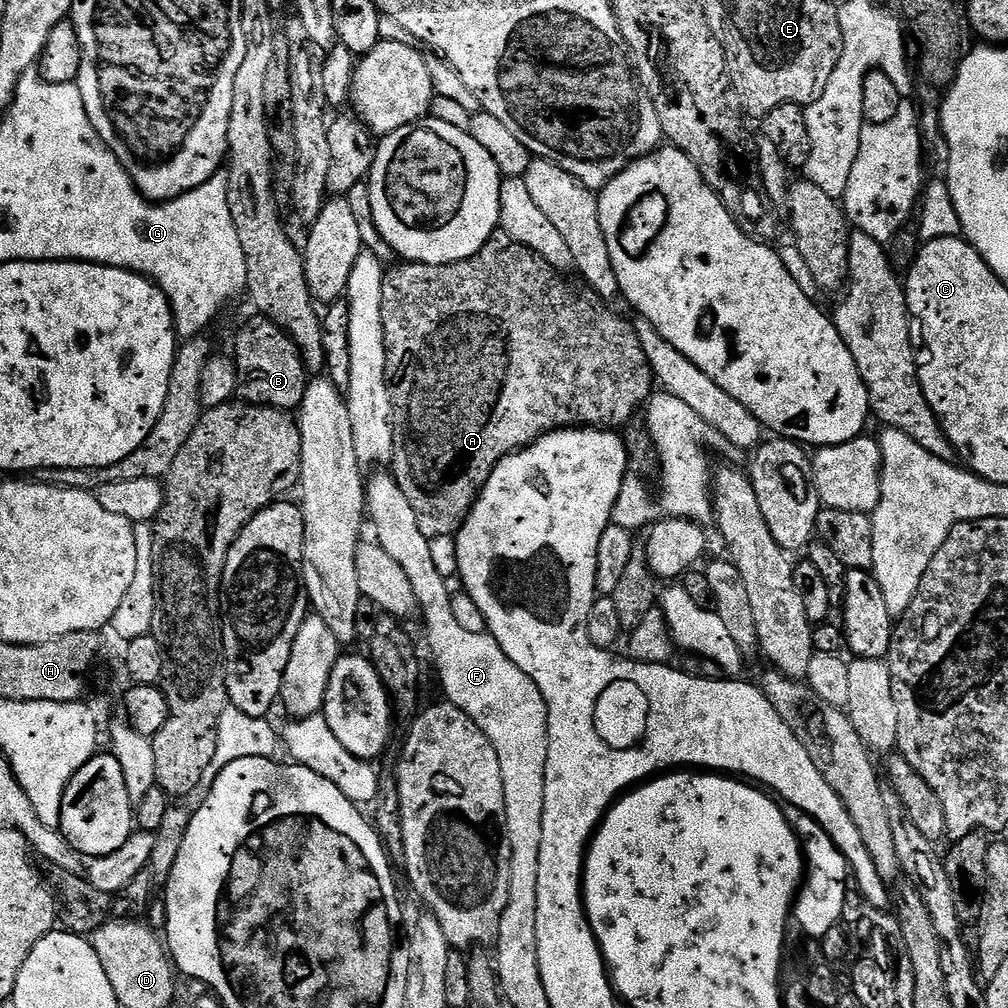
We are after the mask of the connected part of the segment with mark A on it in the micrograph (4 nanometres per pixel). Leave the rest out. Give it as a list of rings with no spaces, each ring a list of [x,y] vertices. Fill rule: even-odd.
[[[500,234],[500,235],[497,235],[497,236],[496,236],[496,237],[495,237],[495,238],[493,238],[493,239],[490,239],[490,240],[488,240],[488,241],[487,241],[487,242],[486,242],[486,246],[482,246],[482,250],[478,250],[478,254],[474,254],[474,255],[473,255],[473,256],[471,256],[471,257],[470,257],[470,259],[469,259],[469,260],[462,260],[462,261],[460,261],[460,263],[459,263],[459,264],[454,264],[454,265],[451,265],[451,264],[418,264],[418,263],[415,263],[415,262],[404,262],[404,263],[401,263],[401,265],[402,265],[402,266],[401,266],[401,268],[396,268],[396,267],[397,267],[397,266],[392,266],[392,267],[389,267],[389,268],[388,268],[388,269],[387,269],[387,272],[386,272],[386,275],[385,275],[385,277],[384,277],[384,285],[383,285],[383,286],[382,286],[382,322],[383,322],[383,323],[384,323],[384,341],[385,341],[385,342],[386,342],[386,382],[387,382],[387,383],[388,383],[388,393],[389,393],[389,394],[390,394],[390,402],[391,402],[391,403],[392,403],[392,429],[393,429],[393,430],[394,430],[394,434],[395,434],[395,435],[396,435],[396,436],[397,436],[397,437],[398,437],[398,438],[401,438],[401,440],[400,440],[400,441],[397,441],[397,444],[396,444],[396,452],[397,452],[397,453],[399,453],[399,455],[401,455],[401,454],[402,454],[402,455],[404,455],[404,461],[402,461],[402,462],[401,462],[401,464],[400,464],[400,465],[398,465],[398,464],[399,464],[399,463],[397,463],[397,464],[396,464],[396,465],[395,465],[395,468],[396,468],[396,467],[397,467],[397,468],[396,468],[396,469],[395,469],[395,468],[394,468],[394,475],[395,475],[395,477],[396,477],[396,480],[397,480],[397,481],[398,481],[398,482],[399,482],[399,483],[400,483],[400,489],[401,489],[401,490],[402,490],[402,494],[406,494],[406,498],[407,498],[407,499],[408,499],[408,501],[409,501],[409,502],[410,502],[410,506],[414,506],[414,514],[415,514],[415,515],[416,515],[416,517],[417,517],[417,518],[418,518],[418,530],[422,530],[422,534],[423,534],[423,535],[424,535],[424,536],[425,536],[425,538],[426,538],[426,539],[427,539],[427,540],[429,540],[429,541],[430,541],[430,540],[433,540],[433,539],[434,539],[434,538],[442,538],[442,537],[443,537],[443,536],[450,536],[450,537],[455,537],[455,535],[456,535],[456,533],[457,533],[457,532],[459,532],[459,531],[460,531],[460,526],[461,526],[461,523],[462,523],[462,522],[463,522],[463,521],[464,521],[464,519],[466,519],[466,517],[468,517],[468,514],[469,514],[469,512],[471,512],[471,510],[472,510],[472,506],[473,506],[473,504],[475,504],[475,502],[476,502],[476,497],[477,497],[477,496],[479,496],[479,494],[480,494],[480,492],[481,492],[481,491],[482,491],[482,489],[483,489],[483,488],[484,488],[484,487],[485,487],[485,486],[486,486],[486,482],[487,482],[487,481],[488,481],[488,479],[489,479],[489,478],[490,478],[490,474],[491,474],[491,473],[492,473],[492,471],[494,471],[494,469],[496,469],[496,467],[497,467],[497,466],[498,466],[498,462],[502,462],[502,461],[503,461],[503,460],[504,460],[504,459],[505,459],[505,458],[506,458],[506,457],[508,457],[508,456],[511,456],[511,455],[512,455],[512,453],[513,453],[513,452],[518,452],[518,451],[520,451],[520,449],[521,449],[521,448],[526,448],[526,447],[528,447],[528,445],[530,445],[530,444],[533,444],[533,442],[534,442],[534,441],[536,441],[536,440],[540,440],[540,439],[541,439],[541,438],[542,438],[542,437],[543,437],[543,436],[545,436],[545,435],[547,435],[547,433],[548,433],[548,432],[555,432],[555,431],[557,431],[557,430],[559,430],[559,429],[562,429],[562,428],[575,428],[575,427],[577,427],[577,426],[587,426],[587,427],[589,427],[589,428],[599,428],[599,429],[601,429],[601,430],[620,430],[620,429],[623,429],[623,427],[622,427],[622,426],[623,426],[623,424],[626,424],[626,423],[628,423],[628,422],[629,422],[629,421],[630,421],[630,420],[631,420],[631,418],[632,418],[632,415],[634,415],[634,414],[635,414],[635,412],[636,412],[636,411],[638,411],[638,410],[639,410],[639,408],[640,408],[640,411],[641,411],[641,409],[643,409],[643,408],[644,408],[644,407],[645,407],[645,405],[647,405],[647,403],[648,403],[648,401],[649,401],[649,400],[651,400],[651,399],[652,399],[652,397],[653,397],[653,395],[654,395],[654,377],[653,377],[653,375],[652,375],[652,367],[651,367],[651,366],[650,366],[650,362],[649,362],[649,361],[648,361],[648,359],[647,359],[647,358],[646,358],[646,350],[642,350],[642,342],[638,342],[638,334],[637,334],[637,333],[636,333],[636,326],[635,326],[635,323],[633,323],[633,321],[632,321],[632,320],[631,320],[631,319],[630,319],[630,320],[629,320],[629,321],[628,321],[628,320],[623,320],[623,318],[622,318],[622,317],[620,317],[620,316],[619,316],[619,314],[618,314],[618,313],[616,313],[616,312],[615,312],[615,310],[614,310],[614,309],[612,309],[612,306],[609,306],[609,305],[608,305],[608,304],[607,304],[607,303],[605,303],[605,301],[603,301],[603,300],[601,300],[601,299],[600,299],[600,297],[599,297],[599,296],[597,296],[597,295],[595,295],[595,294],[593,294],[593,293],[592,293],[592,292],[591,292],[591,291],[588,291],[588,290],[583,290],[583,291],[584,291],[584,292],[571,292],[571,290],[570,290],[570,289],[568,289],[568,288],[567,288],[567,286],[566,286],[566,285],[564,285],[564,279],[565,279],[565,277],[564,277],[564,276],[563,276],[563,275],[561,275],[561,273],[559,273],[559,272],[557,272],[557,271],[556,271],[556,269],[555,269],[555,268],[552,268],[552,267],[551,267],[551,266],[549,266],[549,265],[548,265],[548,264],[547,264],[547,263],[546,263],[546,262],[545,262],[545,261],[544,261],[544,260],[543,260],[543,258],[542,258],[542,257],[540,257],[540,256],[532,256],[532,257],[531,257],[531,259],[529,259],[529,256],[530,256],[530,253],[529,253],[529,251],[528,251],[528,249],[526,249],[526,248],[524,248],[524,247],[523,247],[523,246],[522,246],[522,245],[521,245],[521,244],[514,244],[514,243],[512,243],[512,241],[511,241],[511,240],[509,240],[509,239],[508,239],[508,237],[507,237],[507,236],[505,236],[505,235],[503,235],[503,234]],[[526,258],[527,258],[527,259],[529,259],[529,261],[530,261],[530,262],[529,262],[529,264],[528,264],[528,268],[529,268],[529,272],[528,272],[528,276],[508,276],[508,271],[510,271],[510,270],[511,270],[511,268],[512,268],[512,264],[520,264],[520,263],[522,263],[522,262],[523,262],[523,260],[524,260],[524,259],[526,259]]]

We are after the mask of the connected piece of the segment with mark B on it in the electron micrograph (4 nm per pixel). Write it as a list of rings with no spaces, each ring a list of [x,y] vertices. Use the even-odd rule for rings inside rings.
[[[259,314],[253,317],[253,320],[248,320],[241,326],[240,333],[236,336],[236,352],[234,351],[238,370],[236,396],[246,404],[257,404],[263,408],[280,408],[284,412],[291,413],[299,409],[310,383],[310,373],[304,366],[300,347],[292,341],[292,335],[289,332],[283,332],[273,320],[268,320]]]

